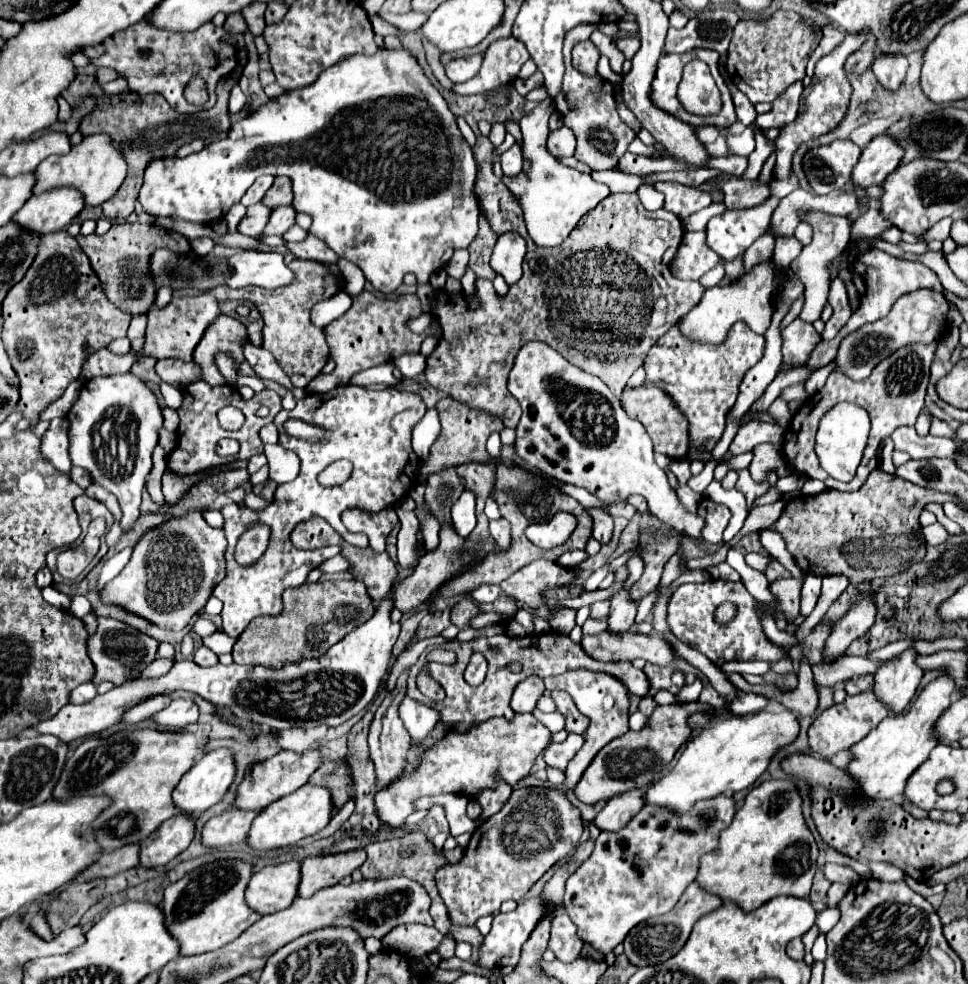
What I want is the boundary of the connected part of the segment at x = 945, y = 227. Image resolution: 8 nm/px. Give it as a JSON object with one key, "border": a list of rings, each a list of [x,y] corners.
{"border":[[[944,218],[944,220],[940,220],[938,224],[934,224],[928,232],[924,232],[922,238],[916,238],[916,236],[914,236],[914,242],[930,242],[930,240],[940,240],[940,242],[944,242],[944,240],[948,238],[950,224],[952,224],[952,218]]]}

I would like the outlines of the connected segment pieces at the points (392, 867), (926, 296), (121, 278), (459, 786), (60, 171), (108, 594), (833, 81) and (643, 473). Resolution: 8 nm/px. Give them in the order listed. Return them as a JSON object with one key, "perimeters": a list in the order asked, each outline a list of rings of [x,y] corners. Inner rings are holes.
{"perimeters":[[[[408,832],[404,834],[402,838],[392,838],[392,840],[384,840],[384,842],[374,842],[370,846],[366,846],[366,852],[368,852],[368,858],[366,862],[360,866],[360,872],[362,876],[368,880],[376,880],[376,878],[392,878],[392,876],[408,876],[410,880],[416,880],[420,886],[424,886],[432,898],[432,918],[434,918],[434,926],[442,934],[448,933],[454,934],[456,940],[466,940],[474,946],[474,952],[472,952],[472,962],[476,960],[476,946],[480,946],[482,942],[482,934],[478,932],[476,926],[470,926],[470,928],[462,928],[462,926],[454,926],[448,922],[448,912],[446,912],[446,906],[436,890],[436,884],[434,884],[434,874],[440,866],[446,864],[446,860],[442,858],[440,852],[434,850],[434,846],[430,844],[430,840],[426,840],[426,836],[422,832]]],[[[916,290],[916,292],[904,294],[892,306],[886,318],[880,318],[868,326],[862,326],[860,330],[852,332],[846,338],[846,342],[840,344],[836,364],[850,378],[864,380],[872,372],[874,366],[878,366],[884,358],[888,358],[898,348],[904,348],[908,344],[932,344],[940,340],[942,336],[940,330],[946,322],[946,312],[948,312],[948,302],[940,292]]],[[[114,222],[112,228],[104,236],[78,234],[76,240],[82,246],[82,250],[86,252],[86,256],[90,258],[92,270],[100,278],[106,298],[112,304],[120,306],[120,310],[124,310],[130,316],[146,314],[156,300],[156,284],[154,284],[154,276],[150,272],[150,262],[152,262],[154,250],[158,250],[160,246],[170,248],[174,252],[184,252],[184,254],[188,254],[192,250],[190,242],[182,234],[178,234],[174,230],[164,230],[154,224],[138,224],[138,222],[134,222],[134,224]]],[[[516,714],[512,722],[506,718],[490,718],[466,734],[446,734],[434,748],[422,756],[422,764],[412,776],[404,776],[392,786],[380,790],[374,798],[376,814],[388,828],[400,828],[408,814],[414,812],[412,802],[420,796],[436,796],[454,792],[472,798],[480,788],[496,784],[496,774],[508,784],[516,784],[530,774],[534,758],[548,746],[550,730],[532,714]],[[540,748],[540,750],[538,750]]],[[[92,134],[84,138],[80,144],[72,146],[72,150],[64,156],[52,156],[40,162],[40,166],[34,170],[36,184],[34,184],[34,194],[44,194],[54,188],[74,188],[82,194],[86,206],[100,206],[102,202],[110,200],[116,196],[116,190],[122,186],[126,178],[126,162],[116,154],[114,146],[110,144],[110,138],[106,134]]],[[[192,512],[180,520],[168,520],[140,538],[126,568],[104,586],[102,600],[106,604],[126,606],[126,610],[148,618],[160,628],[182,630],[210,598],[218,582],[224,552],[224,532],[210,528],[200,512]]],[[[846,34],[844,42],[828,56],[824,56],[814,70],[814,78],[810,82],[810,86],[804,88],[802,96],[800,96],[800,110],[794,122],[786,124],[780,128],[780,134],[776,138],[776,150],[778,150],[778,160],[774,166],[774,178],[782,180],[788,178],[790,172],[790,156],[794,152],[794,148],[804,142],[804,140],[812,140],[828,130],[832,130],[844,116],[846,108],[848,108],[848,100],[850,100],[850,82],[846,80],[846,72],[844,72],[844,62],[846,58],[866,40],[866,34]]],[[[528,342],[520,348],[514,360],[514,366],[508,378],[508,390],[522,406],[522,418],[516,426],[514,452],[526,468],[536,468],[562,482],[586,488],[590,494],[594,494],[598,500],[602,500],[608,506],[626,502],[632,494],[640,494],[648,500],[650,508],[656,510],[656,516],[662,522],[670,524],[678,534],[688,538],[696,530],[694,542],[702,540],[700,530],[704,526],[704,520],[696,514],[688,514],[680,506],[678,496],[672,492],[668,484],[666,472],[658,468],[654,462],[652,440],[648,438],[644,426],[640,426],[640,422],[632,420],[624,412],[620,398],[616,398],[598,376],[576,368],[574,364],[570,364],[564,356],[560,356],[554,348],[550,348],[544,342]]]]}

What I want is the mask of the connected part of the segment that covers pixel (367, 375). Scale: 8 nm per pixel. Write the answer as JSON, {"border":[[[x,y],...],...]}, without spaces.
{"border":[[[386,362],[380,366],[375,366],[359,372],[354,375],[350,384],[357,386],[367,386],[370,384],[385,384],[390,387],[396,387],[400,380],[397,380],[393,376],[393,371],[395,369],[395,365],[393,362]]]}

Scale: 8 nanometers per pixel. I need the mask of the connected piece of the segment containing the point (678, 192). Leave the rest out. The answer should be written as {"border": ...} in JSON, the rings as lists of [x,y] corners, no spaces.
{"border":[[[656,182],[654,186],[662,194],[666,194],[664,210],[670,210],[680,218],[688,218],[690,214],[710,206],[710,200],[712,200],[710,194],[678,182]]]}

